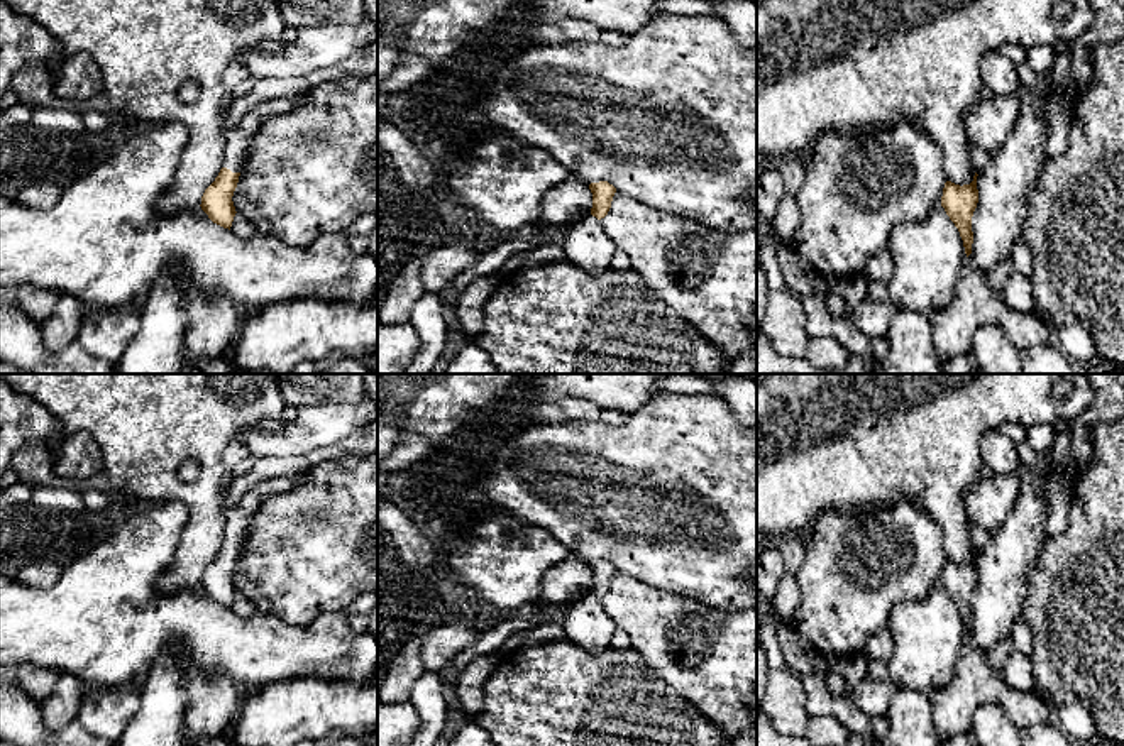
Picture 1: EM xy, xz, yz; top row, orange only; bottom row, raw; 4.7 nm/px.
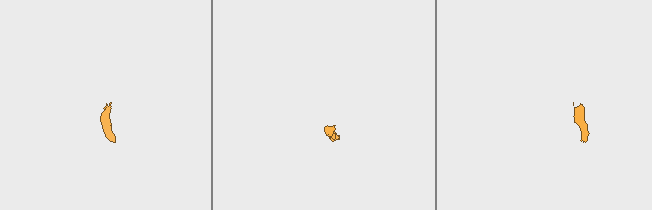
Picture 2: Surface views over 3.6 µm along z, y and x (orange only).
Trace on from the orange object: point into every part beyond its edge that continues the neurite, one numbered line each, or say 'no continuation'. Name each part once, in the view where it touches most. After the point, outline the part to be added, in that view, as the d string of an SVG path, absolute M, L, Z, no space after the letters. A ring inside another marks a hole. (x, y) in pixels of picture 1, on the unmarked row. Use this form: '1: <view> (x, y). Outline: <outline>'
1: xy (236, 526). Outline: M298 475L267 479L249 489L239 502L227 511L222 546L240 551L251 513L266 496L291 489L295 484L298 484Z

